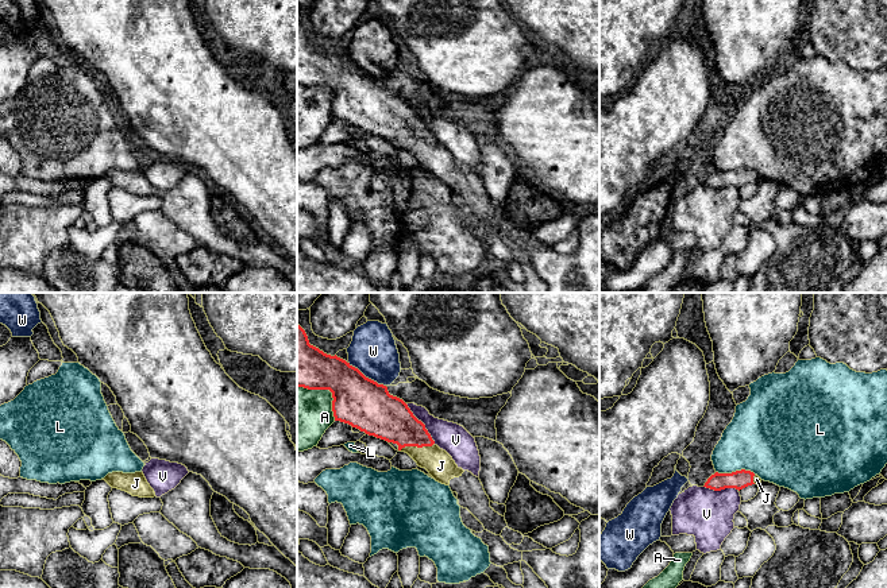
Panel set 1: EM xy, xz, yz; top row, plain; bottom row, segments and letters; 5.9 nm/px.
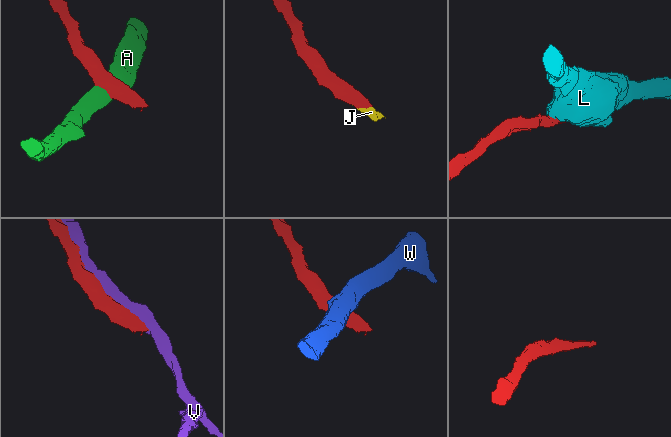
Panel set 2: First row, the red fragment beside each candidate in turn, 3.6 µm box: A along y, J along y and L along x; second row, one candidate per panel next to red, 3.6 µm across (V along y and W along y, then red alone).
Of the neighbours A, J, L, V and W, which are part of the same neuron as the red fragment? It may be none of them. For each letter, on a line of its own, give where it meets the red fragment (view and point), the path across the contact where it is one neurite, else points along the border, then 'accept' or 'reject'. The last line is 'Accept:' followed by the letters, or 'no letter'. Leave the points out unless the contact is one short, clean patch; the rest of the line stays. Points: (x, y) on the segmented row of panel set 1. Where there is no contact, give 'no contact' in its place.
A: contact xz (328, 389); border xz (297, 386), (328, 390), (332, 398), (332, 416), (335, 420); reject
J: contact xz (416, 445); way xz (386, 417), (416, 445), (440, 465); accept
L: contact yz (736, 471); border yz (716, 471), (735, 472), (749, 469), (755, 474); reject
V: contact xz (423, 424); reject
W: contact xz (367, 378); border xz (348, 362), (366, 376), (385, 386); reject
Accept: J

